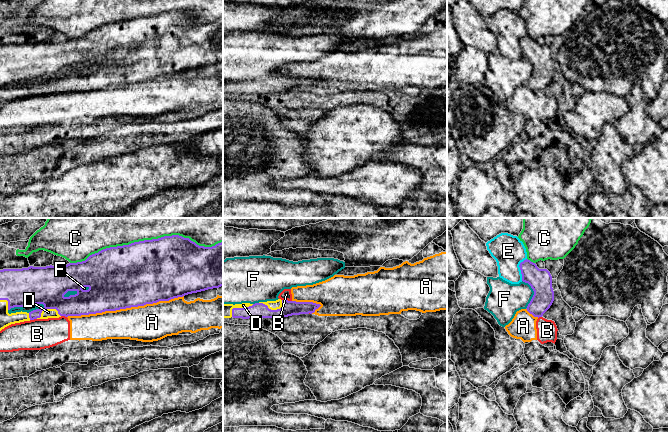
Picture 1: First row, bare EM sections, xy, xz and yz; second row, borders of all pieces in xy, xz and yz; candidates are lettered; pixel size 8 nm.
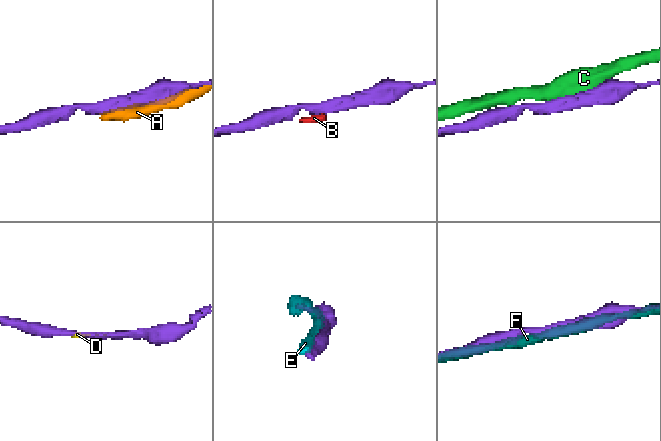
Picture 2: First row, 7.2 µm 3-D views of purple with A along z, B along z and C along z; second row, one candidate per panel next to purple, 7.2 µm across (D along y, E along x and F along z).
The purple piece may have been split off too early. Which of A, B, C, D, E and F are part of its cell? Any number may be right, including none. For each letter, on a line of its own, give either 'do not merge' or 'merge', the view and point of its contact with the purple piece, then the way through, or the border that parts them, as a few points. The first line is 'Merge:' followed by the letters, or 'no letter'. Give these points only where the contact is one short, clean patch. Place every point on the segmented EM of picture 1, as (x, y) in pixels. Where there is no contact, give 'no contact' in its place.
Merge: D
A: do not merge | xy (125, 308)
B: do not merge | xz (287, 300)
C: do not merge | xy (146, 240)
D: merge | xz (270, 309)
E: do not merge | yz (520, 269)
F: do not merge | xy (26, 305)

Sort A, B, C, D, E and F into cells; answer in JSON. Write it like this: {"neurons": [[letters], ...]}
{"neurons": [["A", "B"], ["C"], ["D"], ["E"], ["F"]]}

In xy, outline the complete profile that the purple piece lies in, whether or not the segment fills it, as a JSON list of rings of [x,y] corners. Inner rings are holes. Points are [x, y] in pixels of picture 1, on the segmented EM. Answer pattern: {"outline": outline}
{"outline": [[[179,235],[164,236],[158,239],[144,240],[134,242],[129,245],[110,247],[99,251],[98,253],[90,255],[85,261],[77,263],[69,263],[65,266],[46,266],[46,267],[33,267],[22,269],[3,269],[0,270],[0,331],[5,327],[20,323],[24,321],[30,321],[34,319],[48,319],[59,318],[61,316],[81,316],[102,313],[105,311],[116,311],[120,309],[126,309],[131,307],[144,306],[146,304],[153,304],[159,301],[169,301],[174,298],[183,297],[188,294],[205,291],[208,289],[219,288],[223,286],[223,242],[216,244],[212,247],[199,246],[189,238],[184,238]],[[43,304],[43,309],[36,309],[29,313],[16,312],[9,314],[8,311],[14,307],[24,307],[28,305]]]}

